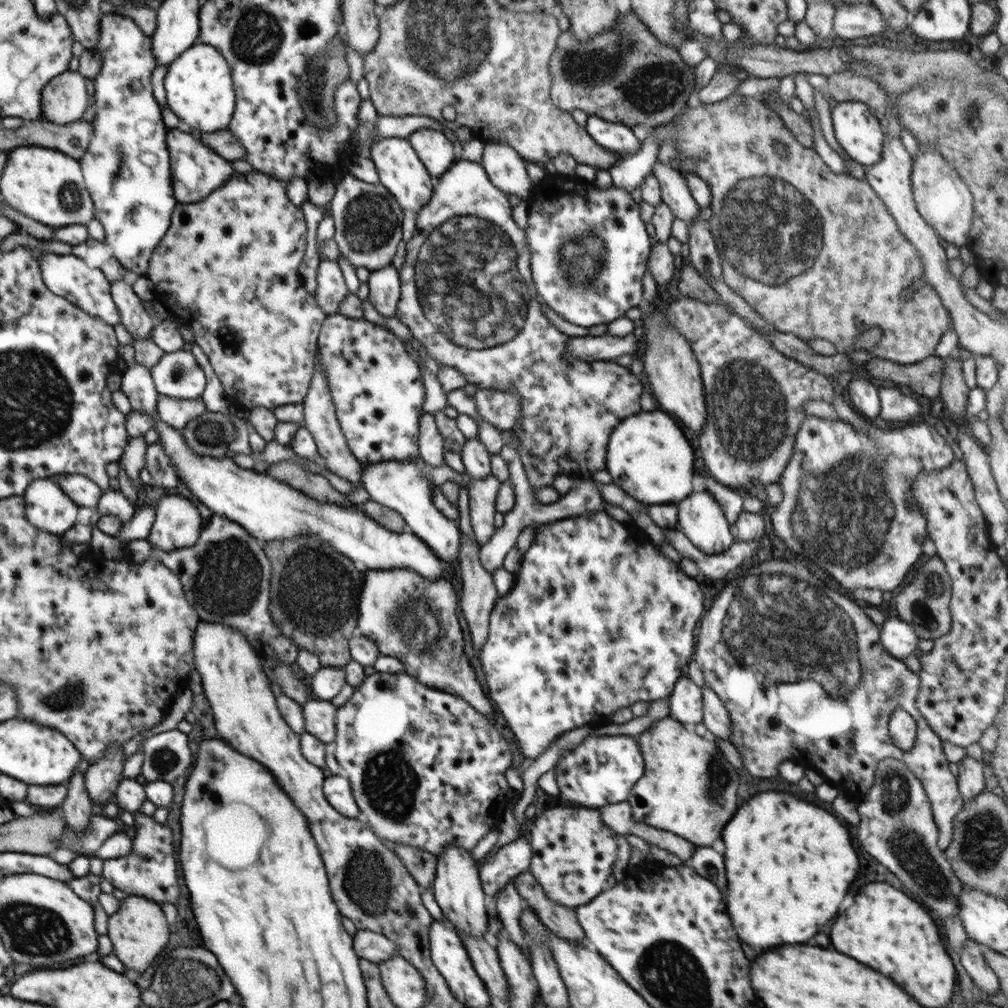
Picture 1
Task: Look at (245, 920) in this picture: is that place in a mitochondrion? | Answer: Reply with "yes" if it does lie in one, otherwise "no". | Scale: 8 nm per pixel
no

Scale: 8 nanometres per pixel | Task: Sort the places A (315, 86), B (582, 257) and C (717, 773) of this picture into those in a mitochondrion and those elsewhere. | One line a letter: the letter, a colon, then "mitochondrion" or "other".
A: mitochondrion
B: mitochondrion
C: mitochondrion

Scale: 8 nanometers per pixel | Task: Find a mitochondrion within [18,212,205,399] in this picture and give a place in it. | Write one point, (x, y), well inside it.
(178, 372)

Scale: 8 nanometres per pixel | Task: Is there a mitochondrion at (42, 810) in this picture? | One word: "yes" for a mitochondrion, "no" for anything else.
no

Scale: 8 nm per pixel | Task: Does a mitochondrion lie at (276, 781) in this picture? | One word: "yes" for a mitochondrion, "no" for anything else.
no

